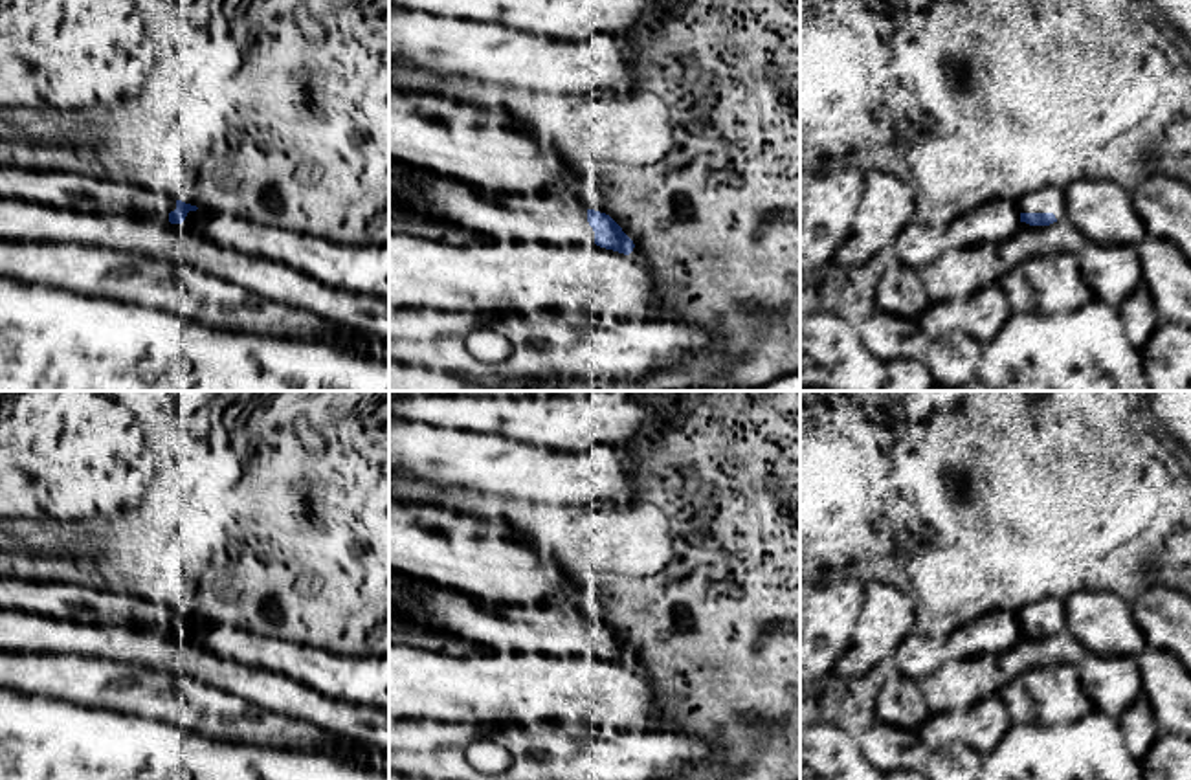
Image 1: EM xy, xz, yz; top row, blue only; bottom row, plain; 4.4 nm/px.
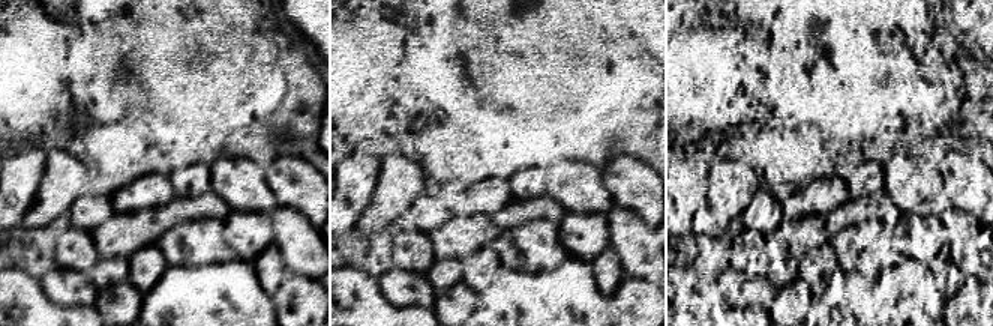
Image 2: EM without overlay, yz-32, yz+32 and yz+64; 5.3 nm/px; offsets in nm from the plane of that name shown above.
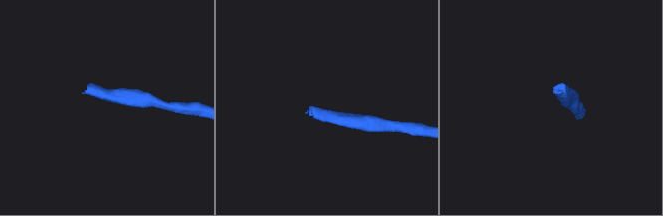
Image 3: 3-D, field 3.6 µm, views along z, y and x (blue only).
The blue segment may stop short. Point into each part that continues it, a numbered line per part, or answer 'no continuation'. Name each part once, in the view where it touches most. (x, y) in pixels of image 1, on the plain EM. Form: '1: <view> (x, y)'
1: yz (1050, 610)

